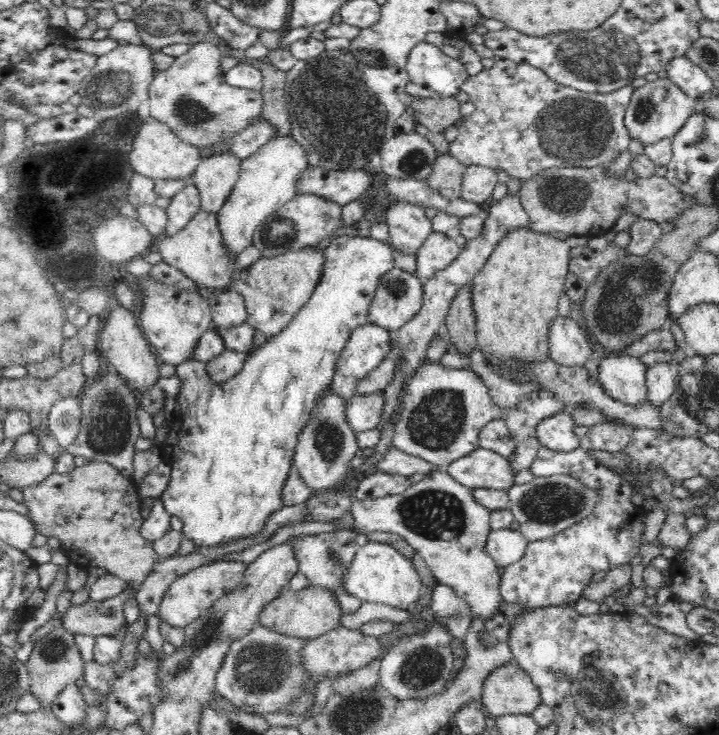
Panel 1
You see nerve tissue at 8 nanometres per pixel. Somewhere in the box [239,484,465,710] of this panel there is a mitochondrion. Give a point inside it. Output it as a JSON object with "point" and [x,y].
{"point":[425,667]}

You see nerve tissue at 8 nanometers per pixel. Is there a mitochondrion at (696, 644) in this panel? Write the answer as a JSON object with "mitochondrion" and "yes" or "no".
{"mitochondrion":"no"}

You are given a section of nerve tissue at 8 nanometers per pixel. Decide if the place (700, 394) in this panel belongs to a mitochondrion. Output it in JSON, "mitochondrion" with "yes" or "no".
{"mitochondrion":"yes"}

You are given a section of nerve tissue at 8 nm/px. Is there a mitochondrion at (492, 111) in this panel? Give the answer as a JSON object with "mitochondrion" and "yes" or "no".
{"mitochondrion":"no"}

